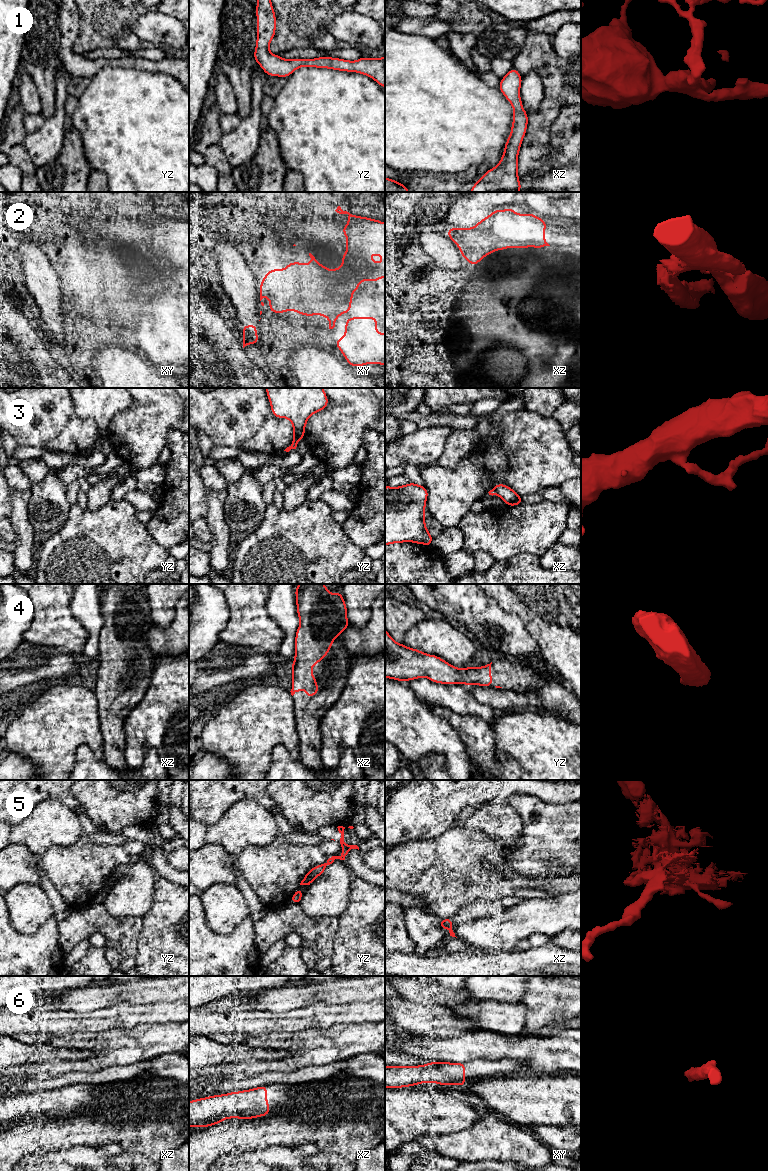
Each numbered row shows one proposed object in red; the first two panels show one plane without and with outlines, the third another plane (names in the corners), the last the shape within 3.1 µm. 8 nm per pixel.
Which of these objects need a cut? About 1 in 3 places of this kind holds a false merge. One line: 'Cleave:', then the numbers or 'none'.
Cleave: 2, 3, 5

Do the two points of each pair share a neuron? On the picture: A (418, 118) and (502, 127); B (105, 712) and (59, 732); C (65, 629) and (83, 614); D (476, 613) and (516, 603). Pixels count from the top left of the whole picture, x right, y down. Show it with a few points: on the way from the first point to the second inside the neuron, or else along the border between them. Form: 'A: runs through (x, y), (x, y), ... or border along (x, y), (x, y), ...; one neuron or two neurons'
A: runs through (439, 118), (481, 124); one neuron
B: border along (95, 696), (99, 728), (103, 737); two neurons
C: border along (72, 596), (70, 610), (87, 632), (85, 641); two neurons
D: border along (486, 594), (507, 612), (515, 614), (521, 620); two neurons

